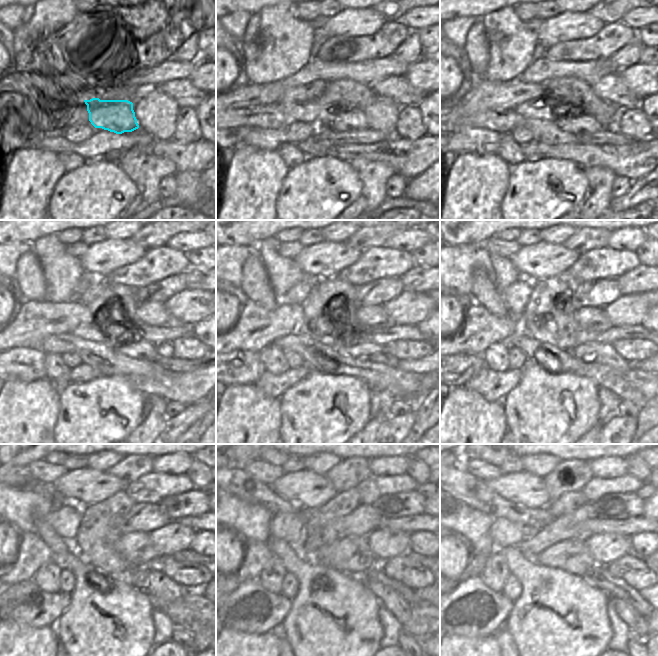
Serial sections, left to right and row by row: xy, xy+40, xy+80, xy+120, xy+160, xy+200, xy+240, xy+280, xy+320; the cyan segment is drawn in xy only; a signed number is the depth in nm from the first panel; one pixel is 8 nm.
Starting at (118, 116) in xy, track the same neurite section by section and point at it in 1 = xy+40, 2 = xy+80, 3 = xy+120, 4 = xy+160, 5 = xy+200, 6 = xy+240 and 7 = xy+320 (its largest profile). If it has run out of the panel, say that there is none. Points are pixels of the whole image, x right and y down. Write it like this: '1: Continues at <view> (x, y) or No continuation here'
1: Continues at xy+40 (339, 116)
2: Continues at xy+80 (568, 117)
3: Continues at xy+120 (114, 337)
4: Continues at xy+160 (367, 351)
5: Continues at xy+200 (592, 352)
6: Continues at xy+240 (150, 579)
7: Continues at xy+320 (633, 619).

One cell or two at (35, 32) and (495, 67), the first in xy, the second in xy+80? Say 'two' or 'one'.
one

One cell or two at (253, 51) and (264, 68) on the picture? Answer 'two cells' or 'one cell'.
two cells

